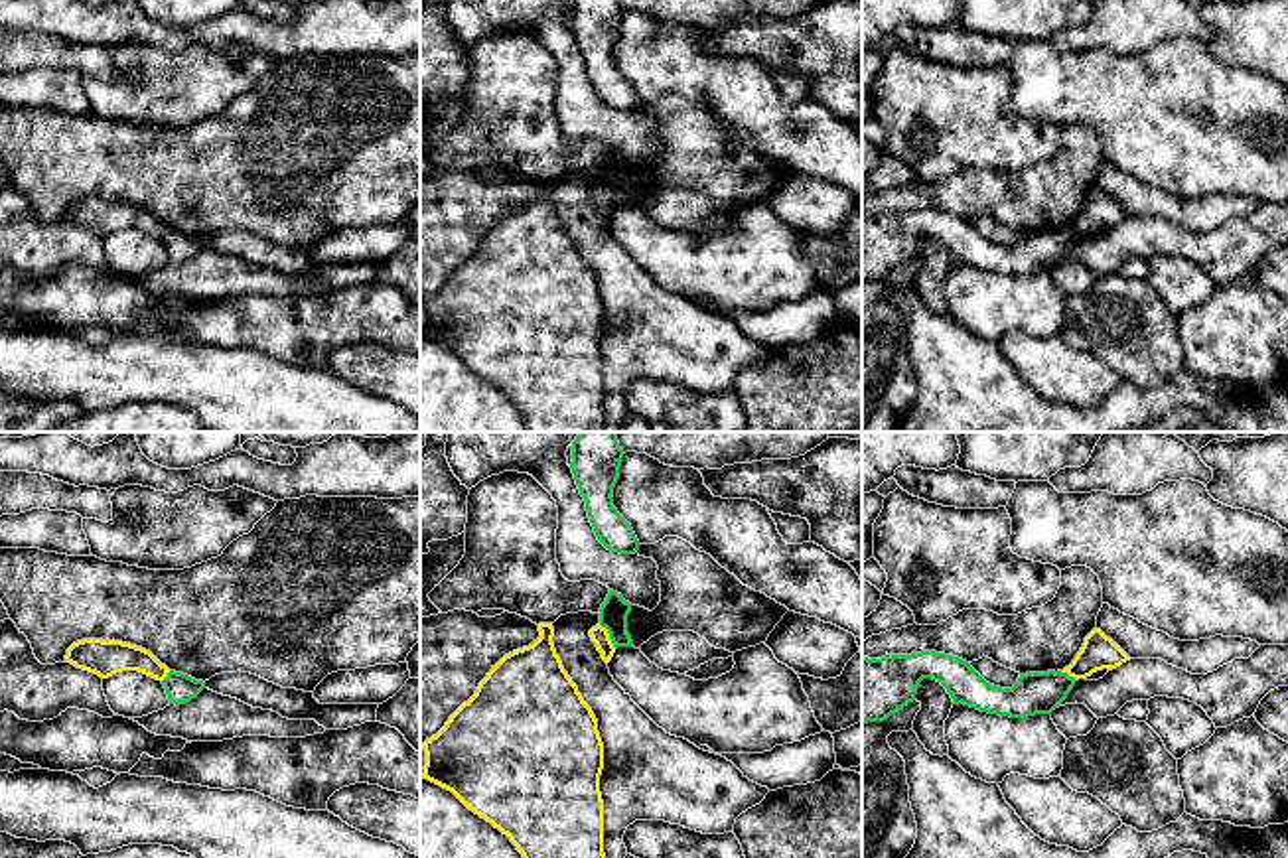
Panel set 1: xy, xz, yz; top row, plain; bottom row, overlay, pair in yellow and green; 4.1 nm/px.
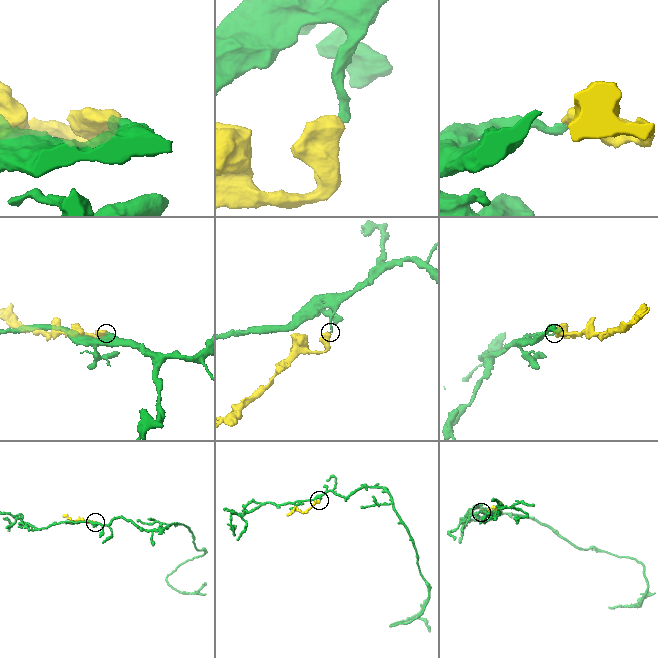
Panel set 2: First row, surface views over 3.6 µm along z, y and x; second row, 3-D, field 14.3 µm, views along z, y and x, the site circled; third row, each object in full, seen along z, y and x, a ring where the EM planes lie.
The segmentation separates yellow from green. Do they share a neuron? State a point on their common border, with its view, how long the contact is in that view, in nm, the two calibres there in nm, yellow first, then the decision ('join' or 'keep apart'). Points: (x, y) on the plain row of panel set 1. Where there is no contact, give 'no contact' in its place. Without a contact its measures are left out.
contact xz (608, 194); length 130 nm; calibres 70 and 120 nm; keep apart

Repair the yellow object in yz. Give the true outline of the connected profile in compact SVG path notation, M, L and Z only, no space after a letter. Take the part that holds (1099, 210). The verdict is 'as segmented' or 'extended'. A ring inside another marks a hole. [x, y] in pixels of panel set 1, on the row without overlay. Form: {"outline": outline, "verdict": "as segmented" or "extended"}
{"outline": "M1095 185L1085 195L1085 201L1073 221L1061 231L1067 231L1069 235L1079 239L1103 227L1112 229L1126 219L1130 219L1130 215L1110 195Z", "verdict": "as segmented"}

